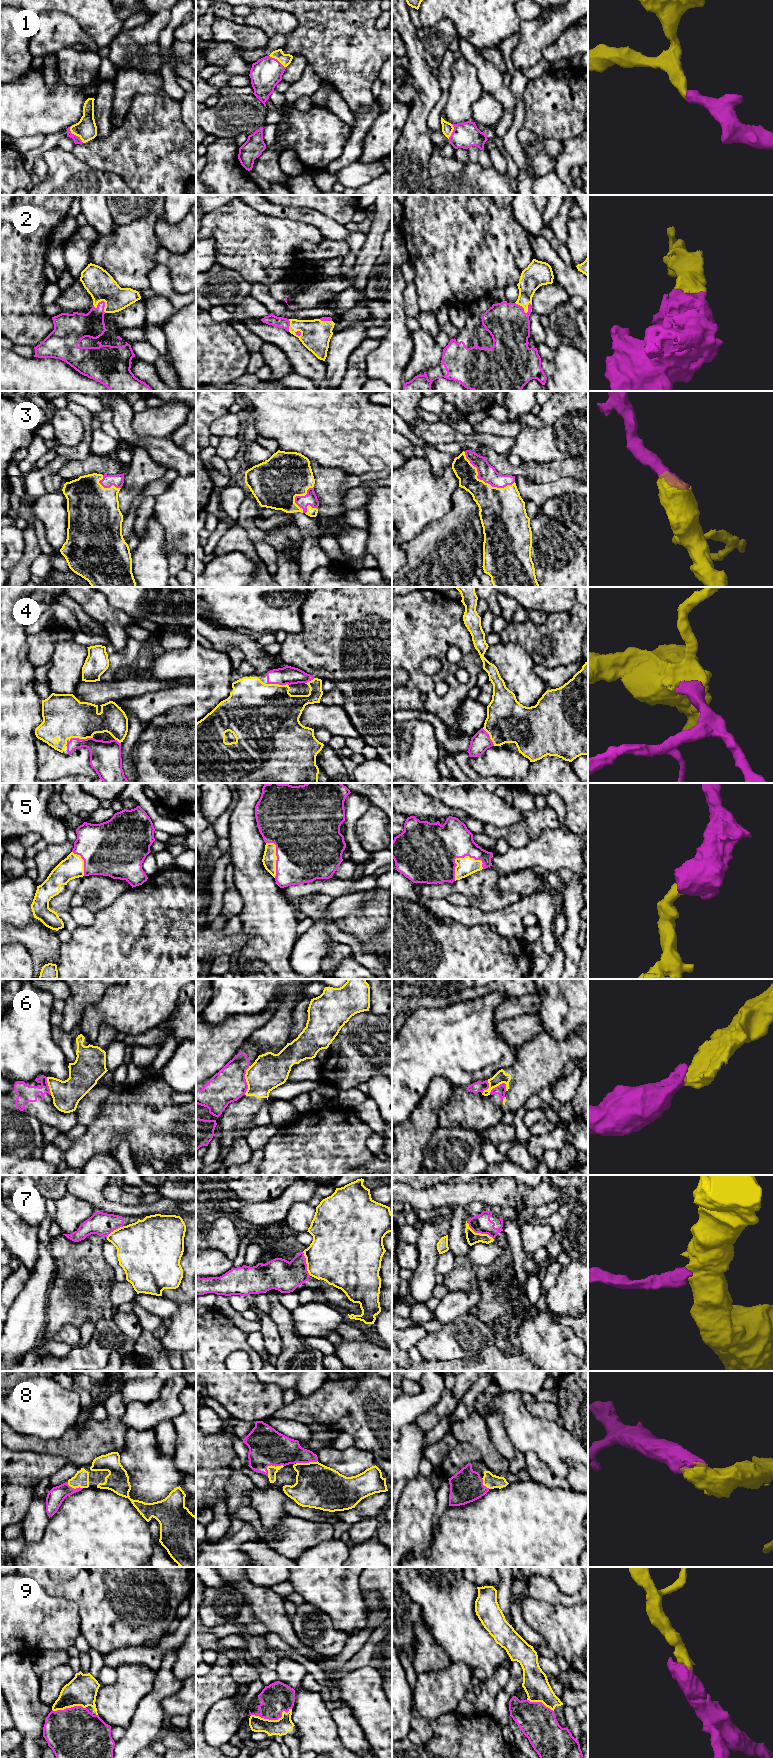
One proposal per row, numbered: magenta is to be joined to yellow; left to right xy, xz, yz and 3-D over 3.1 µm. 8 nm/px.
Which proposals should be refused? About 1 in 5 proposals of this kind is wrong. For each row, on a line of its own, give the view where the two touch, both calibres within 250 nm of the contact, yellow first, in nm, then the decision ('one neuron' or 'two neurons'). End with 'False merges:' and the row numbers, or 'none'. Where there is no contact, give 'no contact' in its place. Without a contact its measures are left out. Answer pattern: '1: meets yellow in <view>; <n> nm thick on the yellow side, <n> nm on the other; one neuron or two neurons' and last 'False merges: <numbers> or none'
1: meets yellow in xy; 170 nm thick on the yellow side, 60 nm on the other; one neuron
2: meets yellow in yz; 170 nm thick on the yellow side, 320 nm on the other; one neuron
3: meets yellow in yz; 300 nm thick on the yellow side, 140 nm on the other; one neuron
4: meets yellow in xy; 360 nm thick on the yellow side, 260 nm on the other; one neuron
5: meets yellow in yz; 150 nm thick on the yellow side, 460 nm on the other; one neuron
6: meets yellow in xz; 280 nm thick on the yellow side, 280 nm on the other; two neurons
7: meets yellow in yz; 100 nm thick on the yellow side, 150 nm on the other; two neurons
8: meets yellow in xz; 80 nm thick on the yellow side, 300 nm on the other; one neuron
9: meets yellow in xz; 140 nm thick on the yellow side, 240 nm on the other; one neuron
False merges: 6, 7

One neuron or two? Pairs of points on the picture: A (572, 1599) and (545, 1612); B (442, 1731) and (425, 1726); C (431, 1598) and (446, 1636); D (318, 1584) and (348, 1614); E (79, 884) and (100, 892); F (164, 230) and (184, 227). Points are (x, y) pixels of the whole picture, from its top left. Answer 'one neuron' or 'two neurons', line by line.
A: two neurons
B: two neurons
C: one neuron
D: one neuron
E: one neuron
F: one neuron

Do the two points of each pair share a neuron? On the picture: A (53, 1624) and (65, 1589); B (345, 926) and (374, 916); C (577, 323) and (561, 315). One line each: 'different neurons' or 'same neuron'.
A: different neurons
B: same neuron
C: same neuron

